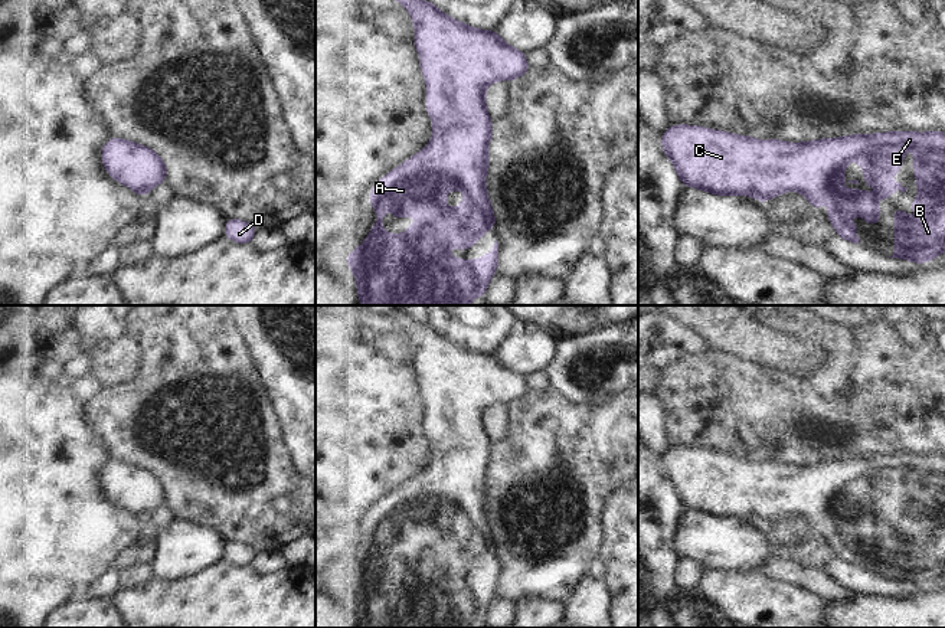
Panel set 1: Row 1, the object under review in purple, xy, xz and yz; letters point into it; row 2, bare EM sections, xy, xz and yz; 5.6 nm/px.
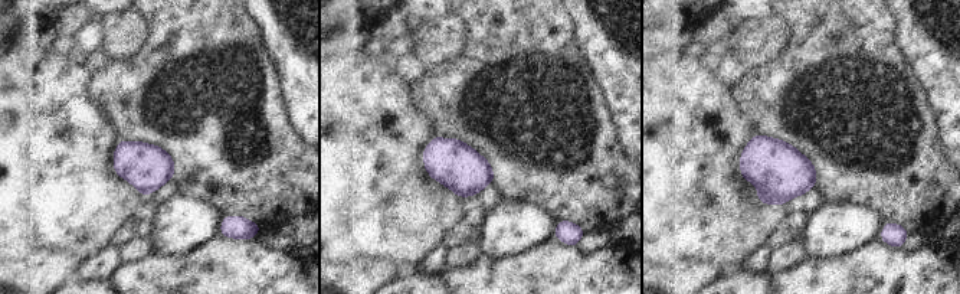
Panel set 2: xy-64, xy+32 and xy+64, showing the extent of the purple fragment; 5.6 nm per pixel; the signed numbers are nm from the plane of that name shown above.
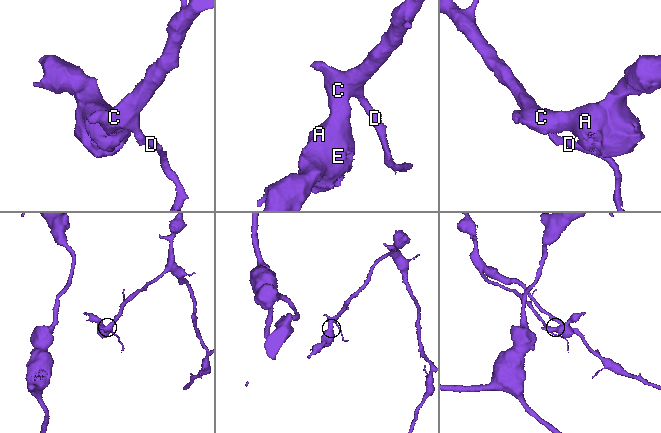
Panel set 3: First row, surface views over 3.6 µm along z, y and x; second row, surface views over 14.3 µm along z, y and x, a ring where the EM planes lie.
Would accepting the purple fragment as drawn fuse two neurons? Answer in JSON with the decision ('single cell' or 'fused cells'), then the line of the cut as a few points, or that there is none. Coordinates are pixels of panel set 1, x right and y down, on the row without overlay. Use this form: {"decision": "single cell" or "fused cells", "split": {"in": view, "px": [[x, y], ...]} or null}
{"decision": "single cell", "split": null}

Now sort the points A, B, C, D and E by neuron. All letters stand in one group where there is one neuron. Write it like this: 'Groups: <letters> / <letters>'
Groups: A B C D E.

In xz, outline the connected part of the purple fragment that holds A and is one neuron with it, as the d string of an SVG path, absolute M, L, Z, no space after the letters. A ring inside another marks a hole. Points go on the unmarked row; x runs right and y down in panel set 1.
M385 308L382 317L399 323L411 336L415 347L415 369L421 380L421 392L426 403L426 434L434 445L431 465L412 481L406 483L372 508L370 527L377 534L377 544L367 562L346 579L356 604L362 628L471 628L472 619L484 621L487 608L498 593L498 565L493 576L485 573L480 582L454 582L449 569L457 568L460 576L471 572L474 566L493 552L497 544L487 514L487 495L490 491L488 468L493 462L493 444L487 432L487 411L497 403L516 403L530 393L526 376L503 363L497 353L483 353L449 340L431 323L416 323L403 308ZM462 513L467 519L458 530L447 530L447 516ZM386 529L392 530L393 540L405 542L409 536L419 542L408 549L408 556L385 556L383 542Z

